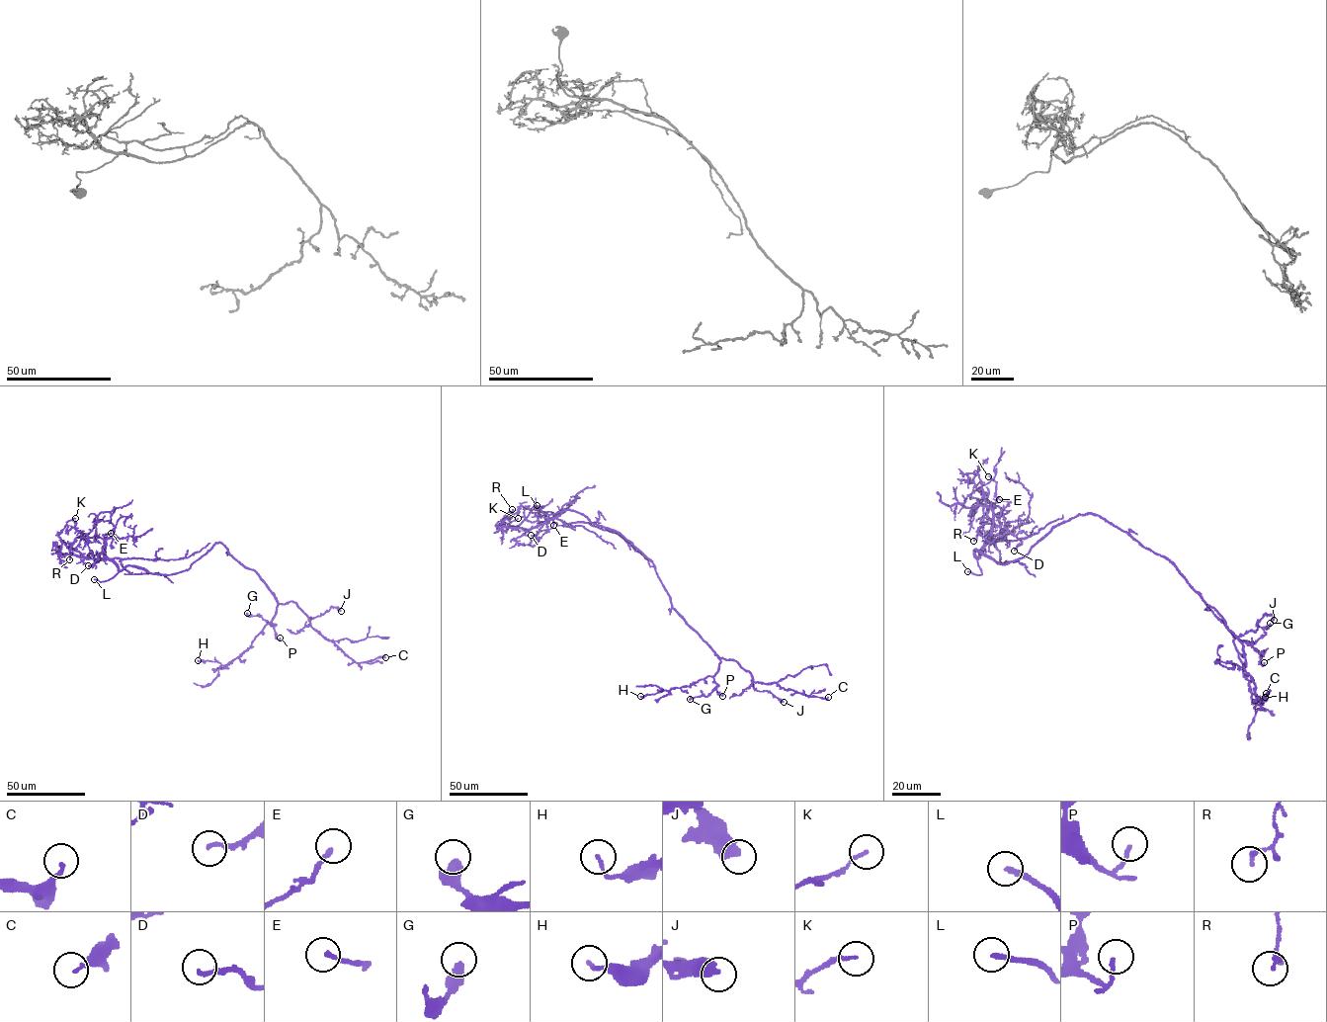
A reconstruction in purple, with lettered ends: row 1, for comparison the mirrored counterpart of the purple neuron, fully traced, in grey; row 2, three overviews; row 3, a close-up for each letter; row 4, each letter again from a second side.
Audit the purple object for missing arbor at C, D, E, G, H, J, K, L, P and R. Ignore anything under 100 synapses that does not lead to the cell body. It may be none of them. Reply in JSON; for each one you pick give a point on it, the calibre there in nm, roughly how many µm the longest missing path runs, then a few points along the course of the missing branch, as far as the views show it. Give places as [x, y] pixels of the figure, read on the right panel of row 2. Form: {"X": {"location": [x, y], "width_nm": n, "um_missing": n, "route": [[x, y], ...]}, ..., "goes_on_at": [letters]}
{"L": {"location": [967, 571], "width_nm": 240, "um_missing": 30}, "goes_on_at": ["L"]}

